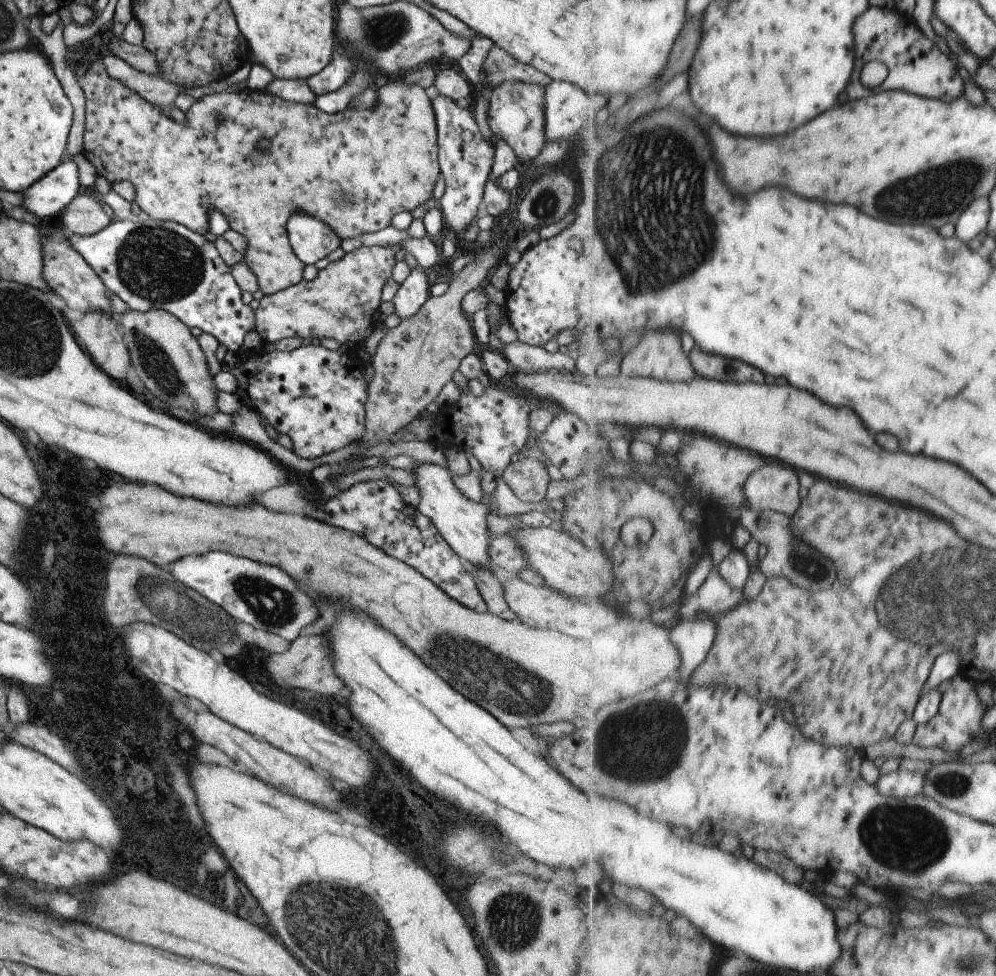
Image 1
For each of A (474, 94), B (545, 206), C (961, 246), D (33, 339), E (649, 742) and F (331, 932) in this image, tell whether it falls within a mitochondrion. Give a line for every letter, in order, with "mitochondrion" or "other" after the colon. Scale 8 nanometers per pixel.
A: other
B: mitochondrion
C: other
D: mitochondrion
E: mitochondrion
F: mitochondrion

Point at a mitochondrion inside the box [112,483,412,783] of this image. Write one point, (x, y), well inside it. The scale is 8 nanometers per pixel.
(181, 601)

